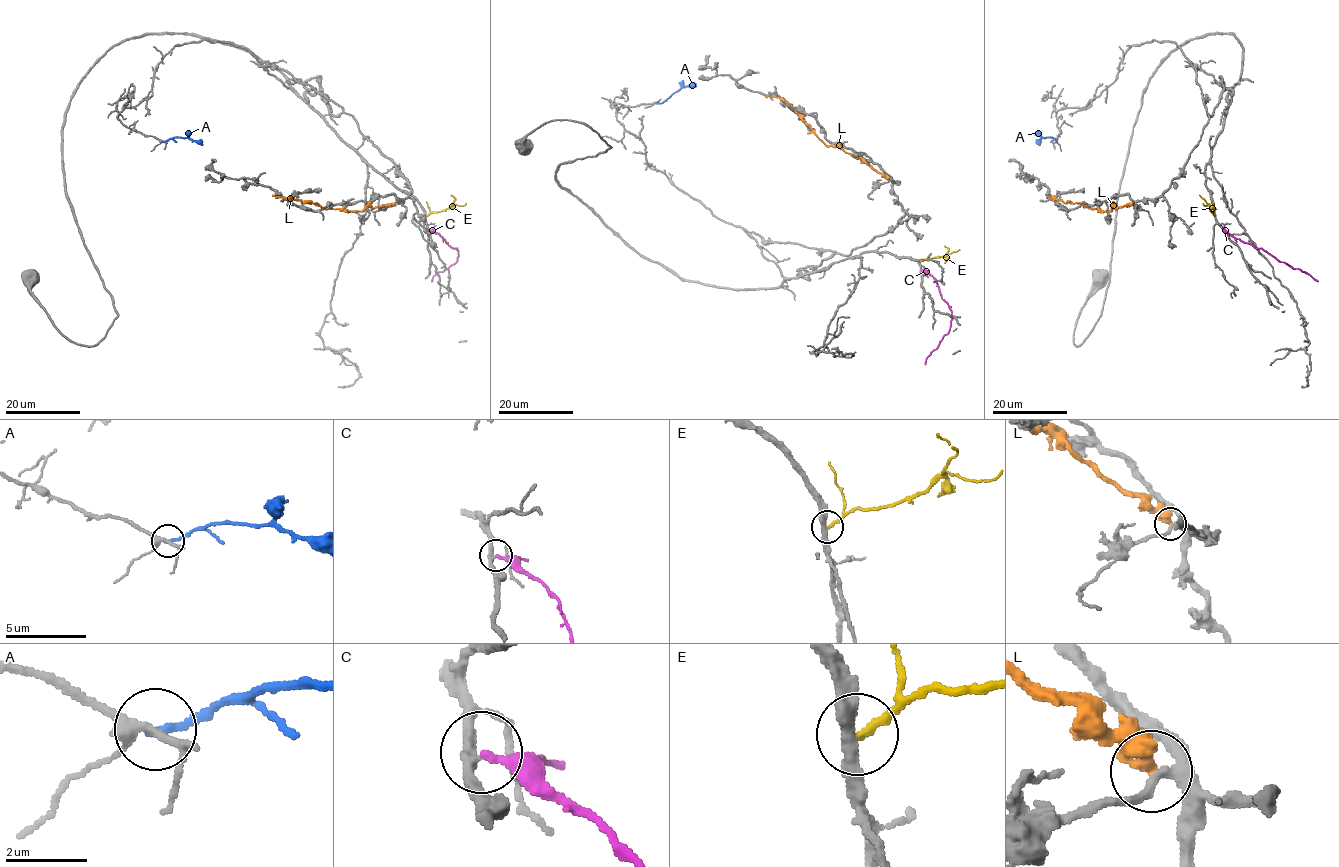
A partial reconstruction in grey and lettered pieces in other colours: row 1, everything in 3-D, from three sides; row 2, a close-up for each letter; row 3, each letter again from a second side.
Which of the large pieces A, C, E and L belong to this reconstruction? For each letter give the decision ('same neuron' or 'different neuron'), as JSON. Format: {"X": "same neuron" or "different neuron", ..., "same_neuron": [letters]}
{"A": "different neuron", "C": "different neuron", "E": "different neuron", "L": "different neuron", "same_neuron": []}

